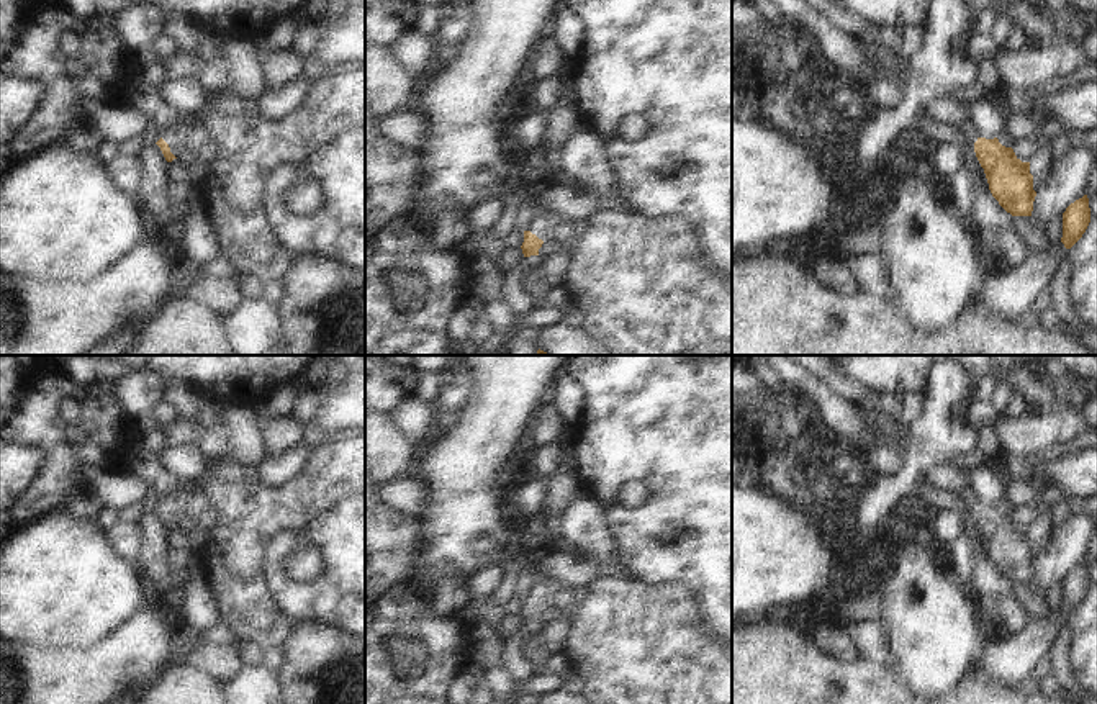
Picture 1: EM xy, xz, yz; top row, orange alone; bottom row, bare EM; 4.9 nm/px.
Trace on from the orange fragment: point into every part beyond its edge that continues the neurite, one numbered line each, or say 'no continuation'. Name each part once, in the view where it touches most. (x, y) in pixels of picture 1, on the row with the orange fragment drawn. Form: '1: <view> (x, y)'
1: xy (180, 138)

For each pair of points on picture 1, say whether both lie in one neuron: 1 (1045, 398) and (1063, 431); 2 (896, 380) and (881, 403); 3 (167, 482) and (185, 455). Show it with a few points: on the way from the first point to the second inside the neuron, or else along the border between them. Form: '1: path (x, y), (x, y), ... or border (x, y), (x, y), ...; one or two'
1: border (1073, 401), (1061, 410), (1043, 413); two
2: border (878, 392), (922, 393); two
3: border (158, 457), (182, 482); two

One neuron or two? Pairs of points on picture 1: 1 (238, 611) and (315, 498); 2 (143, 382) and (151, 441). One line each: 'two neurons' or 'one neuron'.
1: one neuron
2: one neuron

